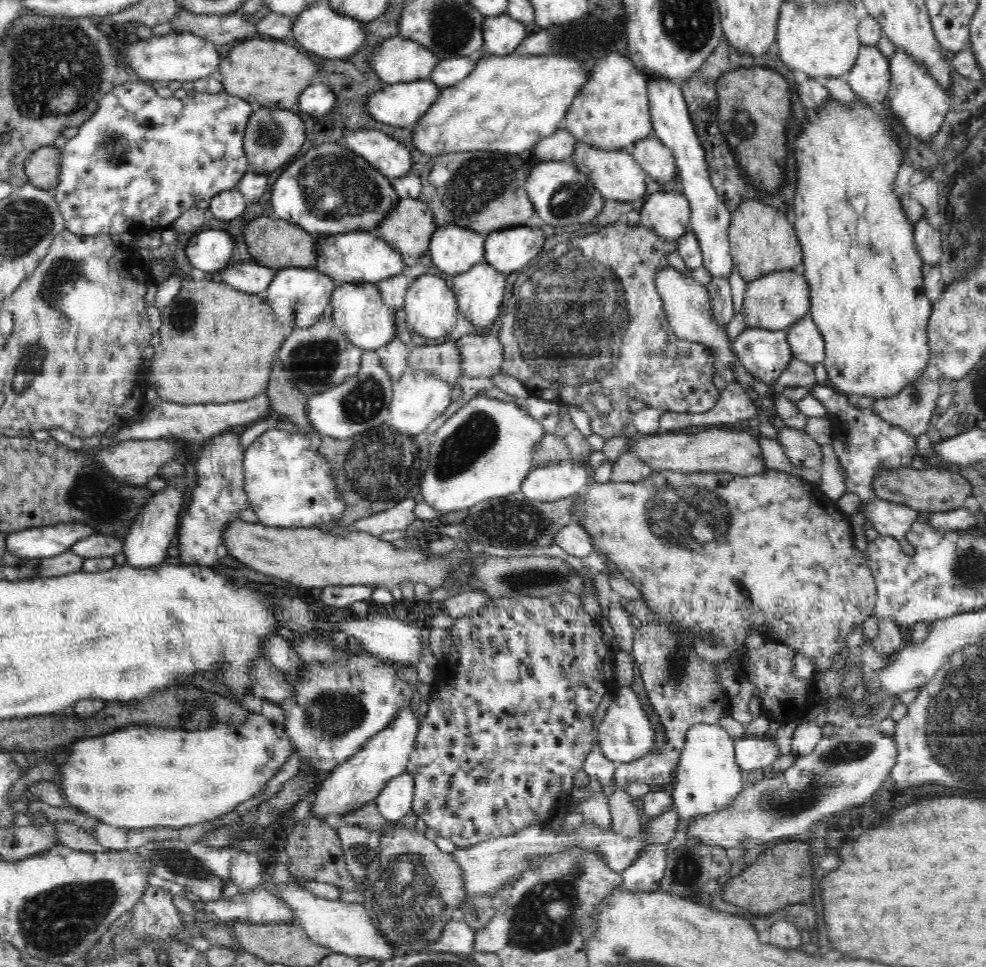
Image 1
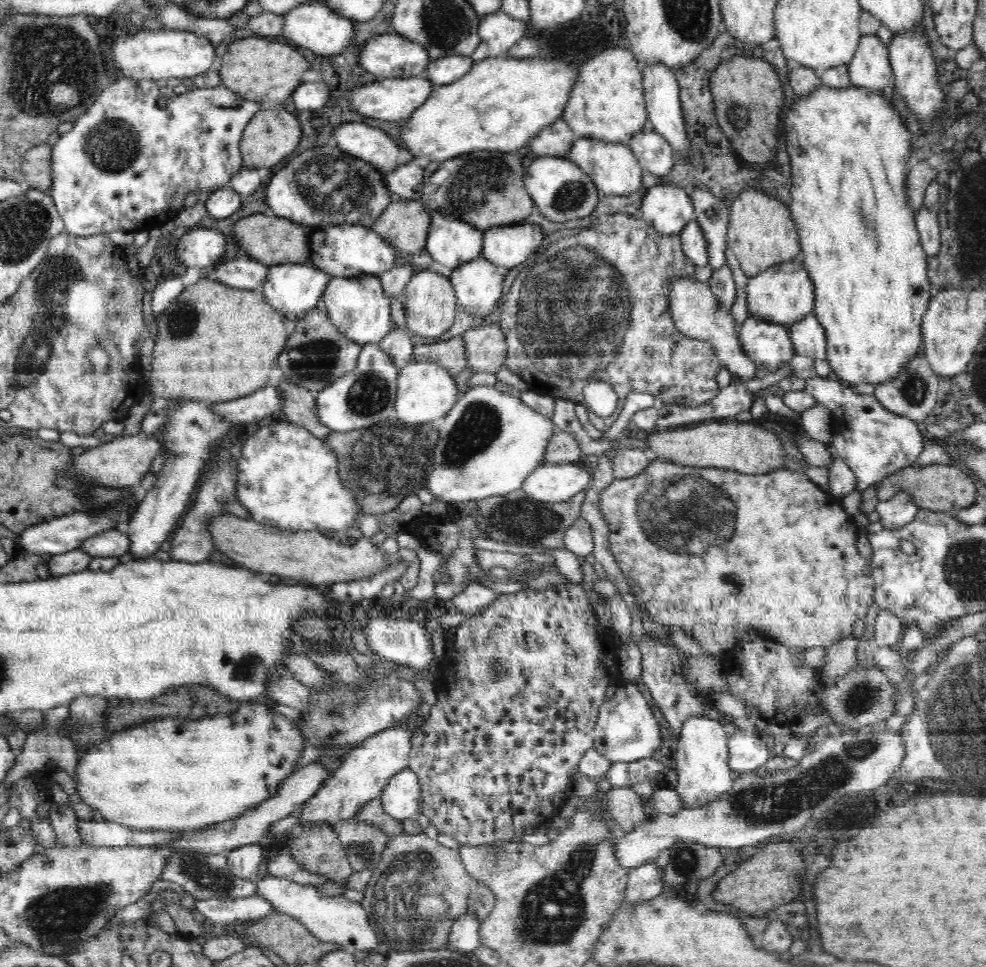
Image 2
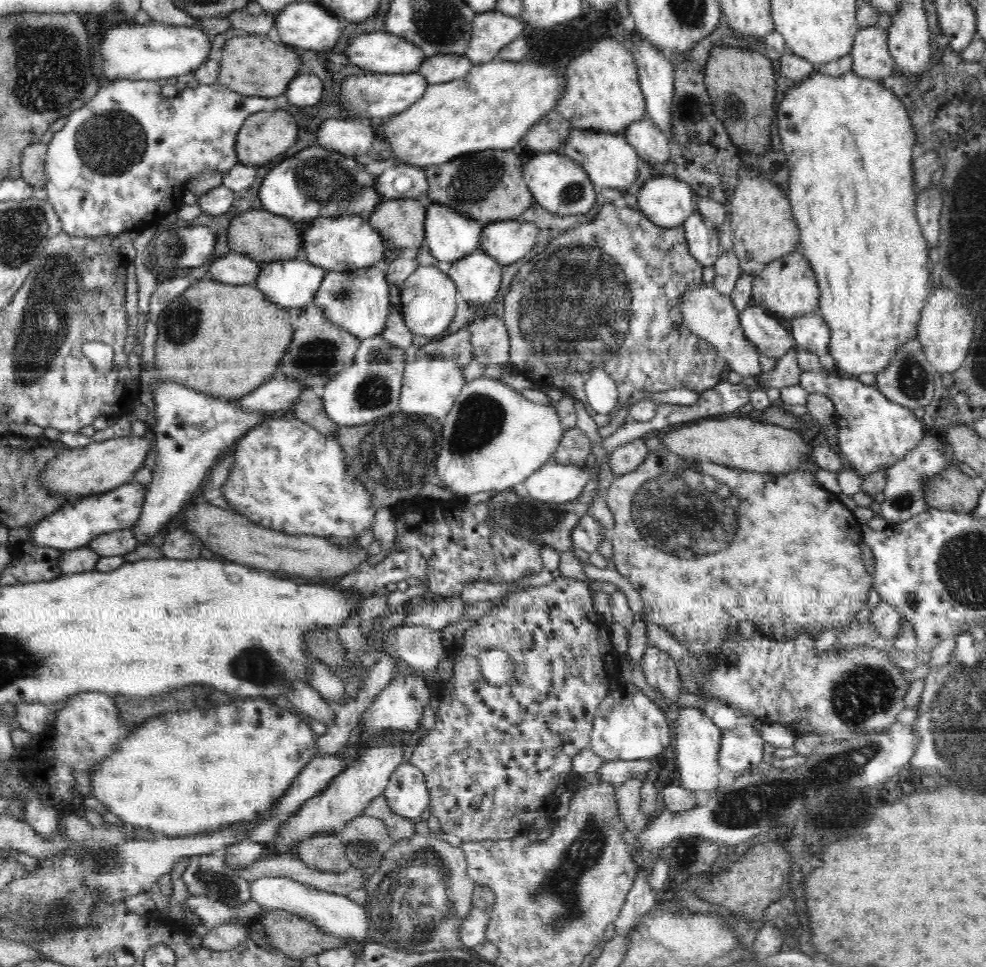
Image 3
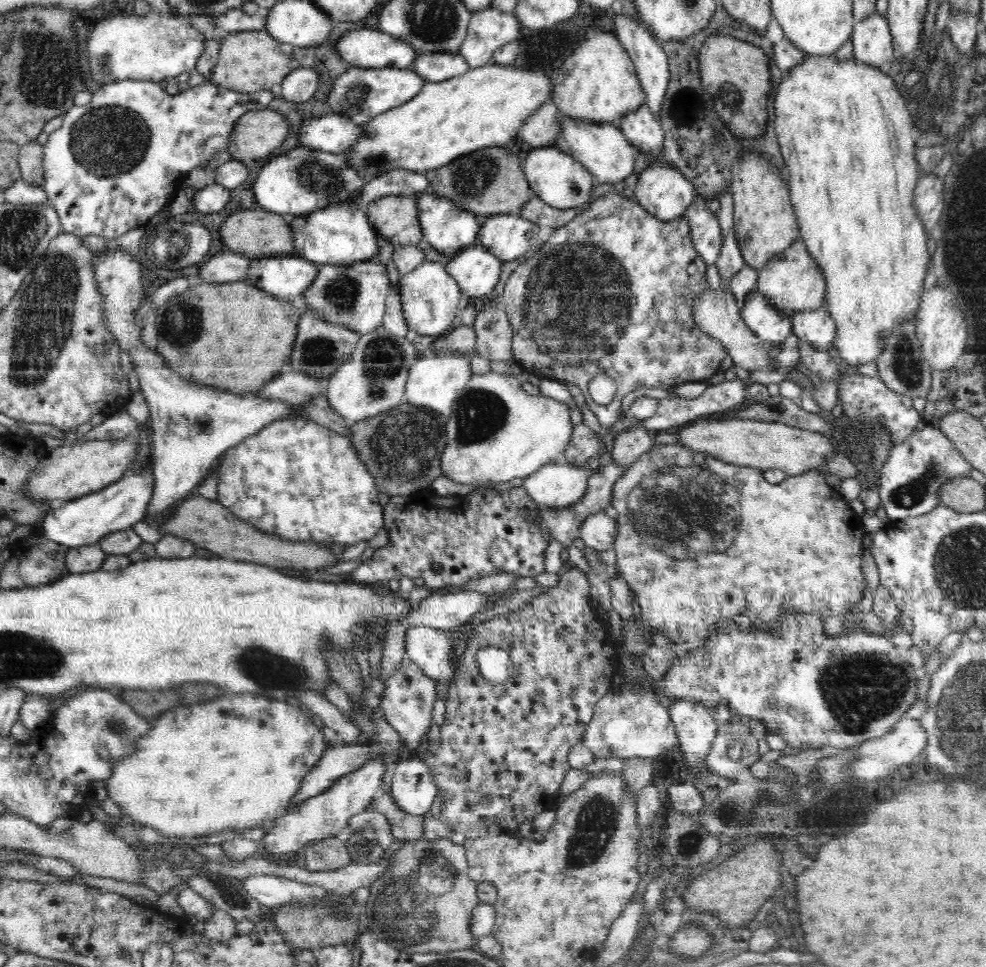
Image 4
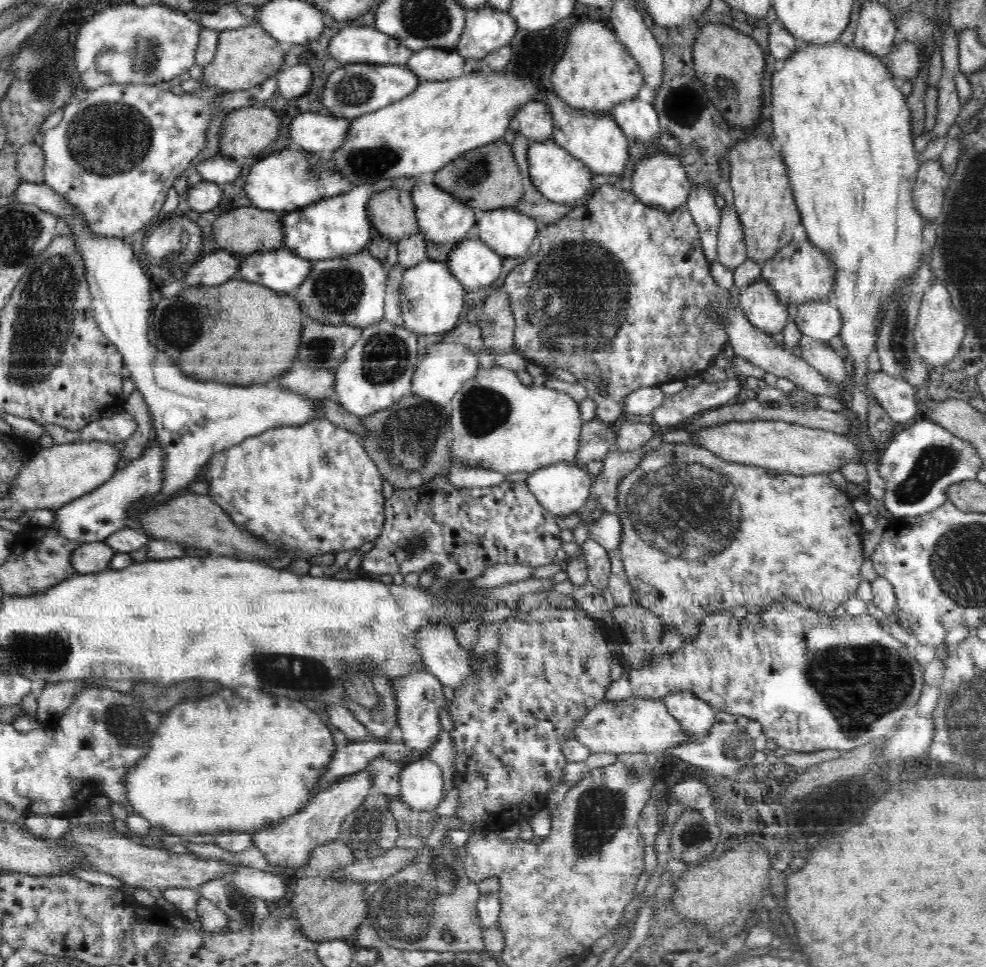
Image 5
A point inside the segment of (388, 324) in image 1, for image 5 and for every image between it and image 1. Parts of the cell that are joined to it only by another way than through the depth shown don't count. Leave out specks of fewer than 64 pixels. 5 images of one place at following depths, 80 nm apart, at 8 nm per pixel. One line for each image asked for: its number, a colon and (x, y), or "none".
2: (358, 307)
3: (358, 300)
4: (353, 295)
5: (350, 290)

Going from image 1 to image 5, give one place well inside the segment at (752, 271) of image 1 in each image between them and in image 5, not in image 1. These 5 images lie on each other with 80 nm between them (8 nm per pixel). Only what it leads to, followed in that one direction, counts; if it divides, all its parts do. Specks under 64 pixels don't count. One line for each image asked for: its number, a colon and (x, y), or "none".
2: (761, 232)
3: (763, 228)
4: (765, 224)
5: (763, 197)

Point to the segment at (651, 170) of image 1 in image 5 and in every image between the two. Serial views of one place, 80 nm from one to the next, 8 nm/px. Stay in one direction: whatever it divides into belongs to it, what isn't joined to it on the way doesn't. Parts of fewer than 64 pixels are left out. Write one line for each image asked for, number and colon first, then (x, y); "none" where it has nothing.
2: (652, 151)
3: (652, 146)
4: (644, 131)
5: (639, 120)

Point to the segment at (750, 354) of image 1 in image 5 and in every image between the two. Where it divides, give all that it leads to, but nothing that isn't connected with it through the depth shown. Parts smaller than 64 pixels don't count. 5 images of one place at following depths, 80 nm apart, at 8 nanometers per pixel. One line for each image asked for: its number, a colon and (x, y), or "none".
2: (768, 345)
3: (772, 335)
4: (773, 326)
5: (759, 302)

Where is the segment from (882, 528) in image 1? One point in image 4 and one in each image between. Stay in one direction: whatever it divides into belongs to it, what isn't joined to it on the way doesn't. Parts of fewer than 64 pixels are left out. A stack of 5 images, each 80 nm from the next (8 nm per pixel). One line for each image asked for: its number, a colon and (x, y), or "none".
2: (897, 511)
3: (903, 495)
4: (910, 480)

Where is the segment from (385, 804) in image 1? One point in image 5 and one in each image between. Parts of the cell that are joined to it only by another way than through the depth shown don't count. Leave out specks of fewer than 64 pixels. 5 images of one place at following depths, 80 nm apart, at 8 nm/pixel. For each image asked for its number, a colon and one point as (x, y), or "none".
2: (400, 799)
3: (407, 795)
4: (412, 786)
5: (420, 782)

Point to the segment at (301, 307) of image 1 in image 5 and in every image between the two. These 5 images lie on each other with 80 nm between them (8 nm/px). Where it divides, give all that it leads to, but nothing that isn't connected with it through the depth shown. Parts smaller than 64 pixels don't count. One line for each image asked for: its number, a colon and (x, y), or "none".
2: (293, 289)
3: (292, 283)
4: (285, 277)
5: (282, 270)

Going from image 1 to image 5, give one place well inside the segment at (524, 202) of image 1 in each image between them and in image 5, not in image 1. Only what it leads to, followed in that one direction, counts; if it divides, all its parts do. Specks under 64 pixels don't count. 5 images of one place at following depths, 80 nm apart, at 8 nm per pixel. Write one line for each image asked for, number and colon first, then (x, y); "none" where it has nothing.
2: (484, 188)
3: (486, 186)
4: (490, 181)
5: (487, 177)

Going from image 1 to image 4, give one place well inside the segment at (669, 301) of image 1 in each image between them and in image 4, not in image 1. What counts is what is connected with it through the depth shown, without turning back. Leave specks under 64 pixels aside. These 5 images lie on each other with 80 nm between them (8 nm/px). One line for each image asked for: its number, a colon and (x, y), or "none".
2: (696, 313)
3: (708, 313)
4: (717, 312)

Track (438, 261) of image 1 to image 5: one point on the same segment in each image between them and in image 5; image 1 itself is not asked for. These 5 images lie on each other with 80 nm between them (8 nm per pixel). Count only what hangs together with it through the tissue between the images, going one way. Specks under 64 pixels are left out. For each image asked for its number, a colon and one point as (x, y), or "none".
2: (451, 242)
3: (450, 236)
4: (448, 228)
5: (442, 217)

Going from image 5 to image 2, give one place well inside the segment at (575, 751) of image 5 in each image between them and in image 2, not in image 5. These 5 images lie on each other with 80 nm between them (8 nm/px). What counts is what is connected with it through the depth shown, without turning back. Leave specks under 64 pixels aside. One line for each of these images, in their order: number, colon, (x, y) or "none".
2: (625, 731)
3: (629, 726)
4: (627, 723)

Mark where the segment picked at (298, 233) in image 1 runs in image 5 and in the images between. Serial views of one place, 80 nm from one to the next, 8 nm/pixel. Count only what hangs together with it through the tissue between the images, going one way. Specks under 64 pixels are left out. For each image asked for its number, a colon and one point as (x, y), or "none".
2: (270, 241)
3: (257, 234)
4: (255, 233)
5: (243, 231)

